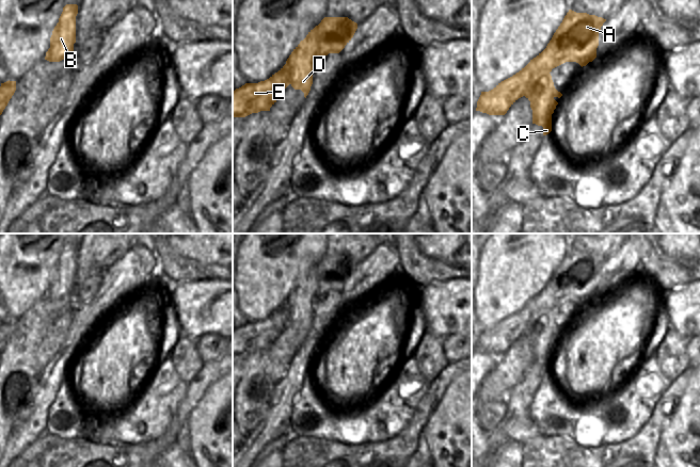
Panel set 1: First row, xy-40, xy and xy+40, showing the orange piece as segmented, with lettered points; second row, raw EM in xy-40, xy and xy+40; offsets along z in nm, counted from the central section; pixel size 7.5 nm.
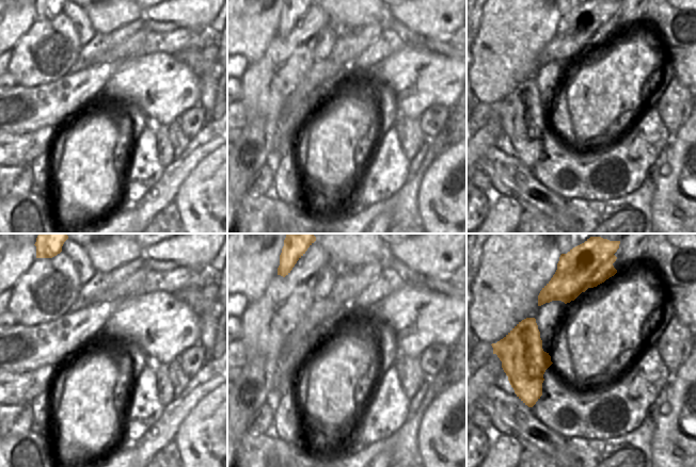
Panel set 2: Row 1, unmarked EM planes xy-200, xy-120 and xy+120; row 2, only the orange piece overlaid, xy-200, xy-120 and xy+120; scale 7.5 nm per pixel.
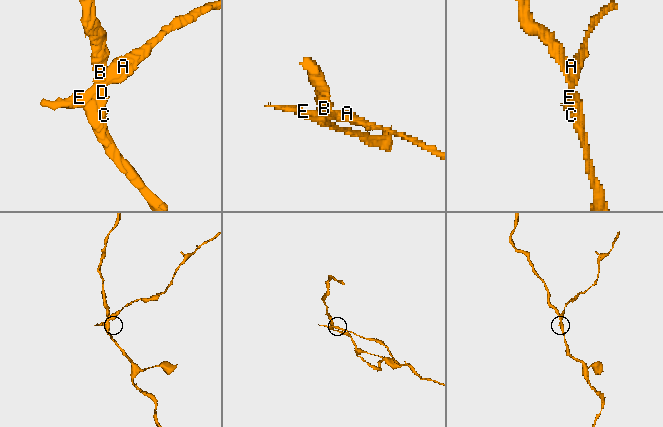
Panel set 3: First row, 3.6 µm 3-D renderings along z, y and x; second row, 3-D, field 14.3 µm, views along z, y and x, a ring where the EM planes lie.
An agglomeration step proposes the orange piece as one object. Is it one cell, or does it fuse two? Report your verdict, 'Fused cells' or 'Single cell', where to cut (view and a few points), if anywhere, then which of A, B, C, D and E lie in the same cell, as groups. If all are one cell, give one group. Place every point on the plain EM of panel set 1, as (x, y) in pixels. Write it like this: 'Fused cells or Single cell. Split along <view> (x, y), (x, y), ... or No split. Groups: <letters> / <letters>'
Fused cells. Split along xy (315, 266), (315, 300). Groups: A E / B C D.

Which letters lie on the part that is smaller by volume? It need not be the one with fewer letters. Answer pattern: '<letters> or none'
A, E

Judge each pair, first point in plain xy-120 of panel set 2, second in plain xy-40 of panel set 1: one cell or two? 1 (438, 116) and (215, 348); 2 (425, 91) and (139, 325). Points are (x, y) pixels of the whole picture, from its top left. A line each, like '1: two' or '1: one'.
1: one
2: two

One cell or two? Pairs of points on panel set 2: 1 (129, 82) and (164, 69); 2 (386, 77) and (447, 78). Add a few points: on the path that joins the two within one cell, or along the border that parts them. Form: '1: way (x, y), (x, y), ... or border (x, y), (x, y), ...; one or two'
1: way (138, 81), (153, 81), (156, 78); one
2: way (401, 77), (432, 78); one

